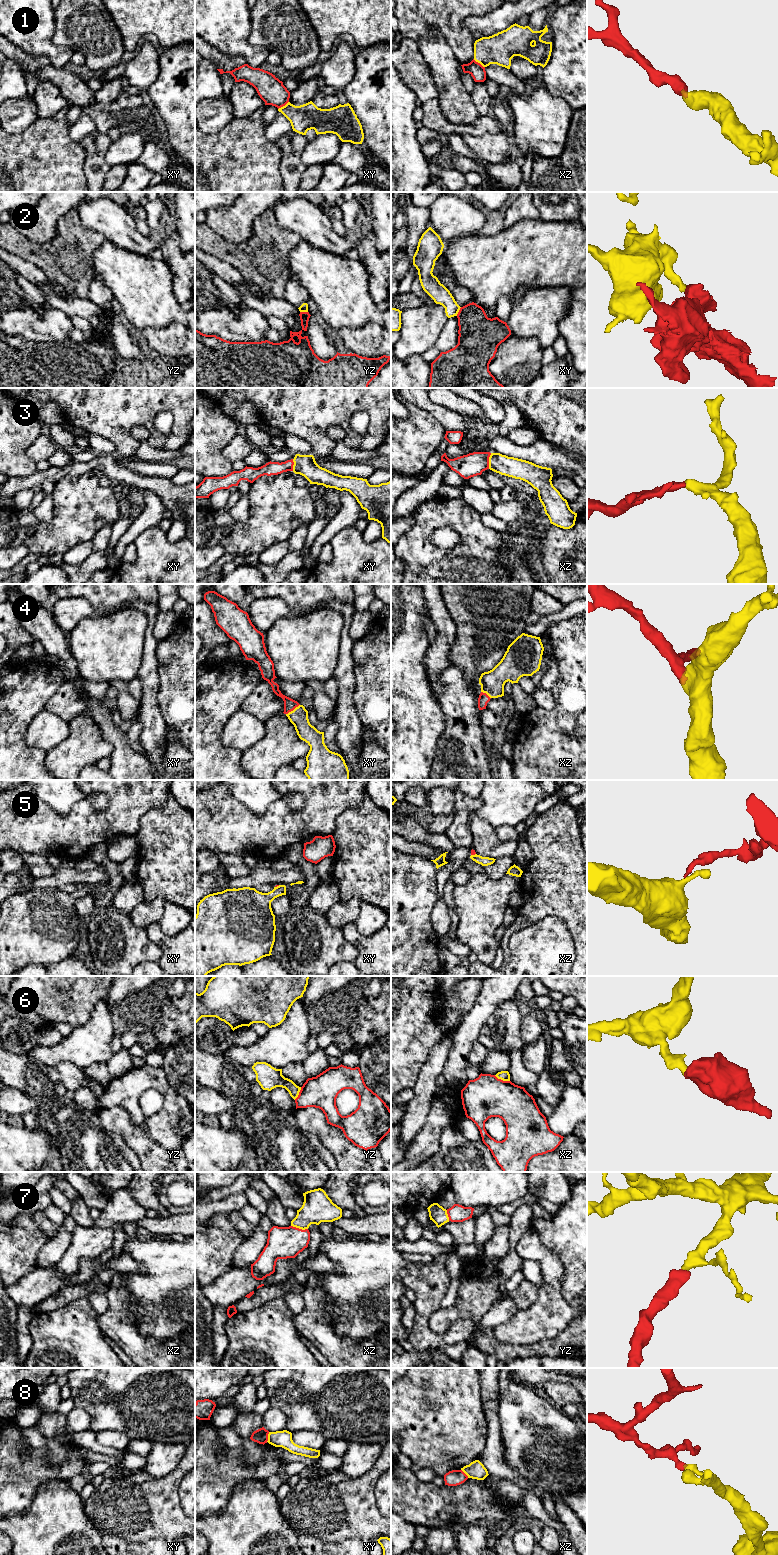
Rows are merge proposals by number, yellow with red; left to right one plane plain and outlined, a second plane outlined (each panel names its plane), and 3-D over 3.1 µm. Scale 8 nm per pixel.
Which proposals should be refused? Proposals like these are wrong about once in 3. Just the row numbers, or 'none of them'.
2, 6, 8

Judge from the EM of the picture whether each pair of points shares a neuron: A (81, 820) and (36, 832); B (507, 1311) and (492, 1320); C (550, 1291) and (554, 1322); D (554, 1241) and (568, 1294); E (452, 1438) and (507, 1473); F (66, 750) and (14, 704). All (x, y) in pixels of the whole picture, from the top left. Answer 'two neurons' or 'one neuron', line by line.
A: one neuron
B: one neuron
C: one neuron
D: one neuron
E: two neurons
F: two neurons

